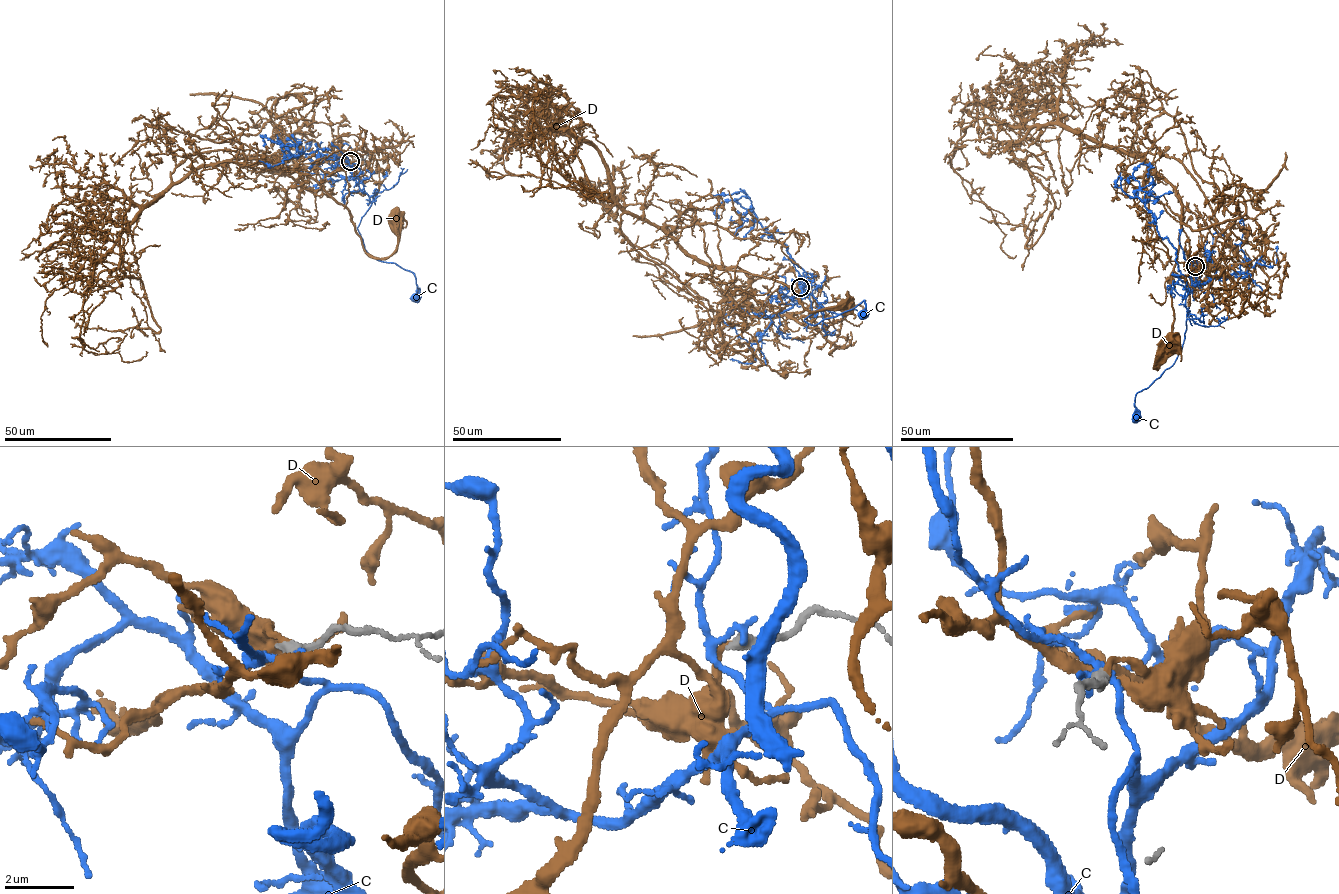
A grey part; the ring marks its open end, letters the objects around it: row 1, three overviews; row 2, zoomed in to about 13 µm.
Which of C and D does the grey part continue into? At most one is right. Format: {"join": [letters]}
{"join": []}

